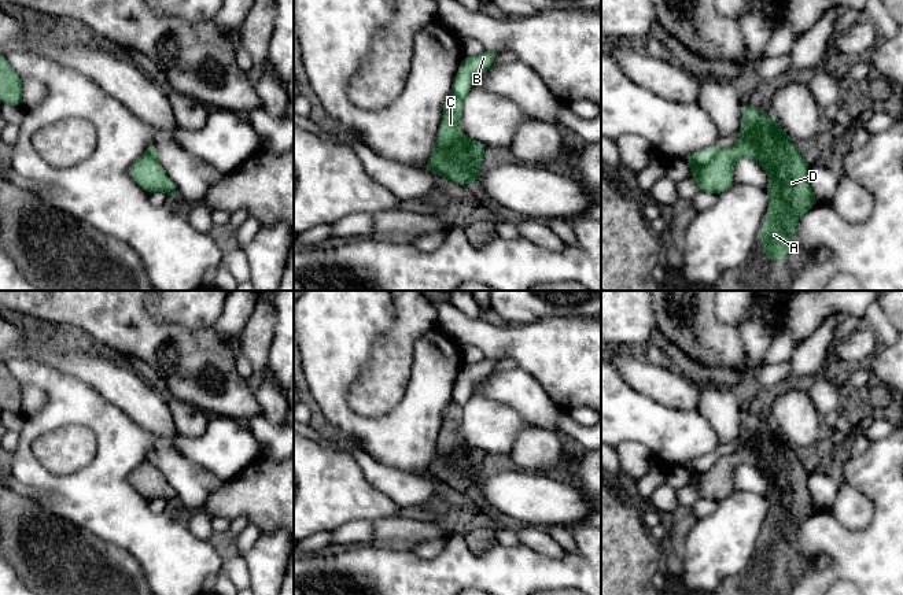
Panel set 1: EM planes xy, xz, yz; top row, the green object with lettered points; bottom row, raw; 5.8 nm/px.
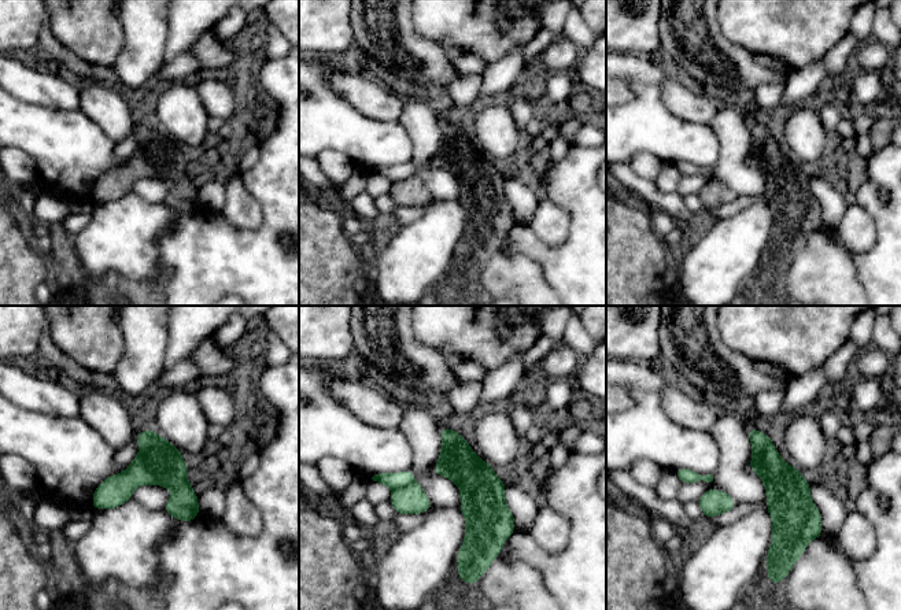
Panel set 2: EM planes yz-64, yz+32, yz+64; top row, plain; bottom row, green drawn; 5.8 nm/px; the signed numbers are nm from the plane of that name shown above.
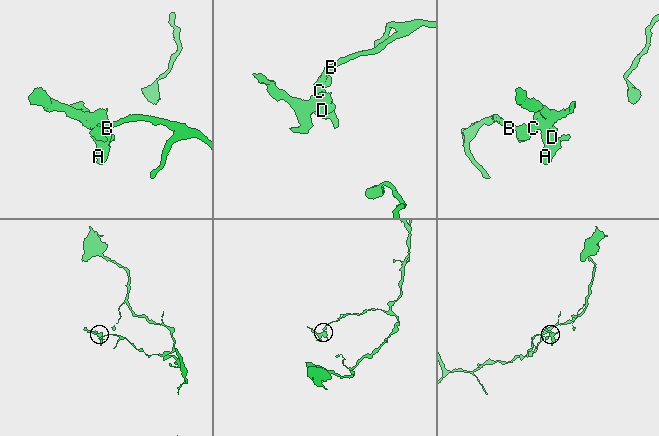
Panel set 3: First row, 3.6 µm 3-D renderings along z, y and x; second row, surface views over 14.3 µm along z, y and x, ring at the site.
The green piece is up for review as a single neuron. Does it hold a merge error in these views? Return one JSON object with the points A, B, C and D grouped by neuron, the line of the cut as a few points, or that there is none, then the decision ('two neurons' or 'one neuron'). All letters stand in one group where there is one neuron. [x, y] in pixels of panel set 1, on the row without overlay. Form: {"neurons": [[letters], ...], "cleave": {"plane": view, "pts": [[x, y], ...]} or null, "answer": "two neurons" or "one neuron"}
{"neurons": [["A", "C", "D"], ["B"]], "cleave": {"plane": "yz", "pts": [[721, 455], [708, 469], [693, 475]]}, "answer": "two neurons"}

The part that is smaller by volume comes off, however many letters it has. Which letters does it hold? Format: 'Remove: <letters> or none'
Remove: A, C, D

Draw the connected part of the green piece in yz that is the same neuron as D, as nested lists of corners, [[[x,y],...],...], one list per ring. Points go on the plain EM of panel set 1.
[[[742,411],[744,426],[734,454],[720,455],[707,472],[693,474],[700,498],[722,500],[731,495],[733,470],[738,465],[758,468],[769,480],[770,513],[760,536],[764,563],[779,568],[792,555],[800,521],[818,511],[807,488],[808,468],[797,458],[778,430],[760,417]]]

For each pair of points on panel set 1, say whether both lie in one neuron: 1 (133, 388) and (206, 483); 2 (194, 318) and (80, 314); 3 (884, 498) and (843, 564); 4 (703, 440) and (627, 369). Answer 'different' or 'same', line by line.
1: same
2: different
3: same
4: different

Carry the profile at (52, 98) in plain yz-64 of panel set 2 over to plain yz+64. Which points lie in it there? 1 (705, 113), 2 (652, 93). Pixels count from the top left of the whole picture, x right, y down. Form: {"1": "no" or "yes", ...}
{"1": "yes", "2": "no"}

